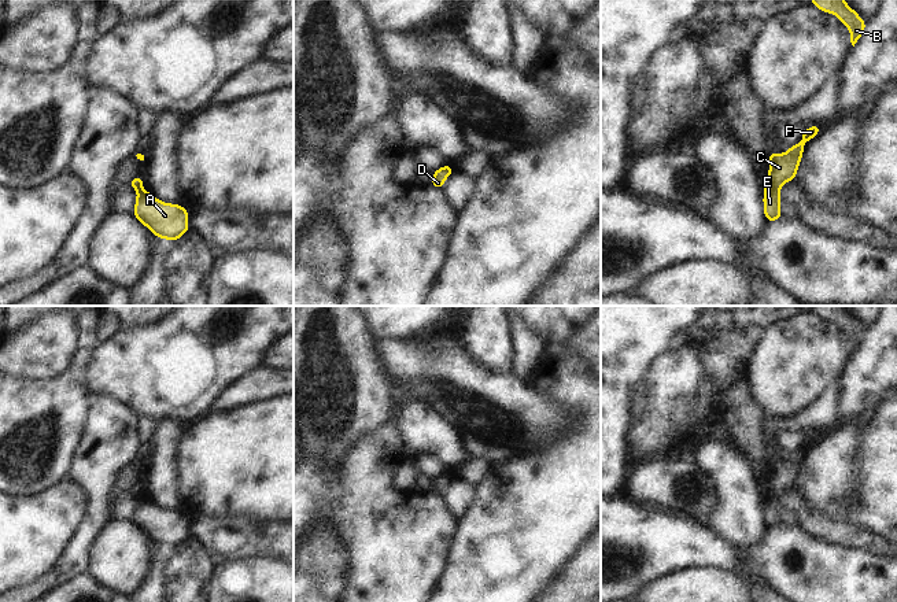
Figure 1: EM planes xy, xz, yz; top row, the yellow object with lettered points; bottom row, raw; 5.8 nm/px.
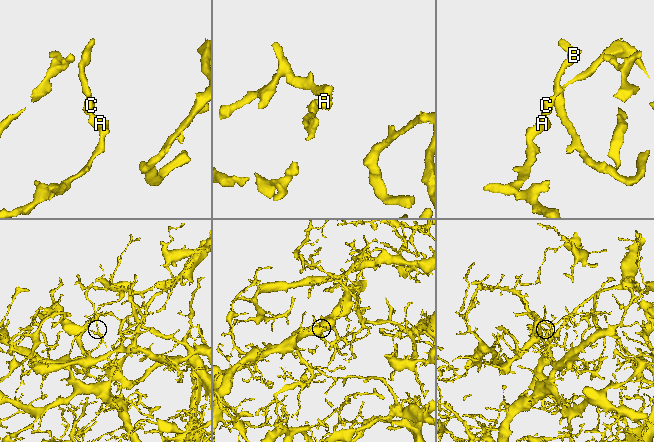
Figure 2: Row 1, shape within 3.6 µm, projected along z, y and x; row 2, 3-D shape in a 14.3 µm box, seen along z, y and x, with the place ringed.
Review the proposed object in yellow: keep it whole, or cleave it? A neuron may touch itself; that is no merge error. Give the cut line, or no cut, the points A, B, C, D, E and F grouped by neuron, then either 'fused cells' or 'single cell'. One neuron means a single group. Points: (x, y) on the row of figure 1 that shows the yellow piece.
cut yz (766, 188), (778, 192); groups A E / B C D F; fused cells

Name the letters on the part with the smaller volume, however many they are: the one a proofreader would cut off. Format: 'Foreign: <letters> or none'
Foreign: B, C, D, F

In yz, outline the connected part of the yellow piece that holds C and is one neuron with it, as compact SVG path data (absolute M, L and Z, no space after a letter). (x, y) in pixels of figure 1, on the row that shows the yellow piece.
M812 125L802 130L802 141L790 147L786 154L768 154L769 174L764 178L765 189L779 192L786 181L796 180L797 169L804 154L804 145L813 139L823 128Z

